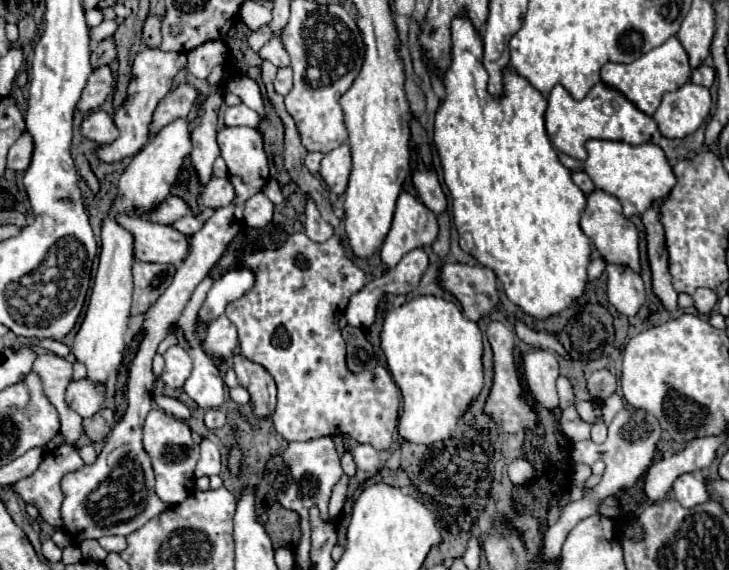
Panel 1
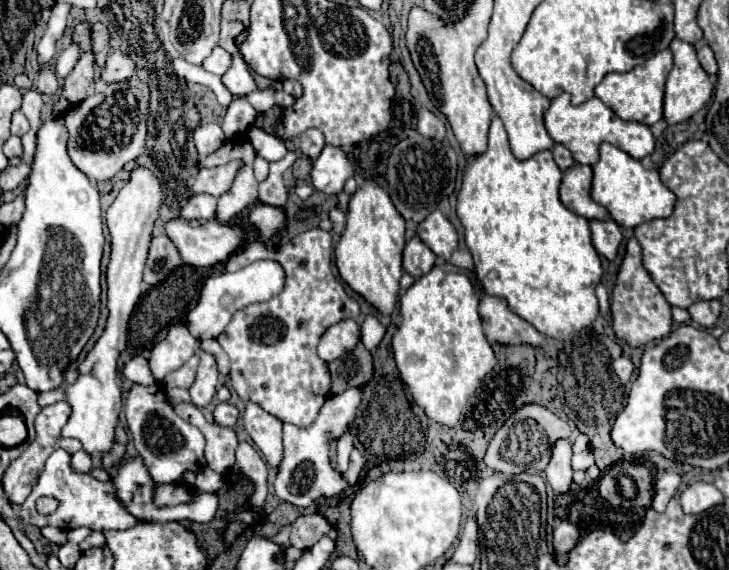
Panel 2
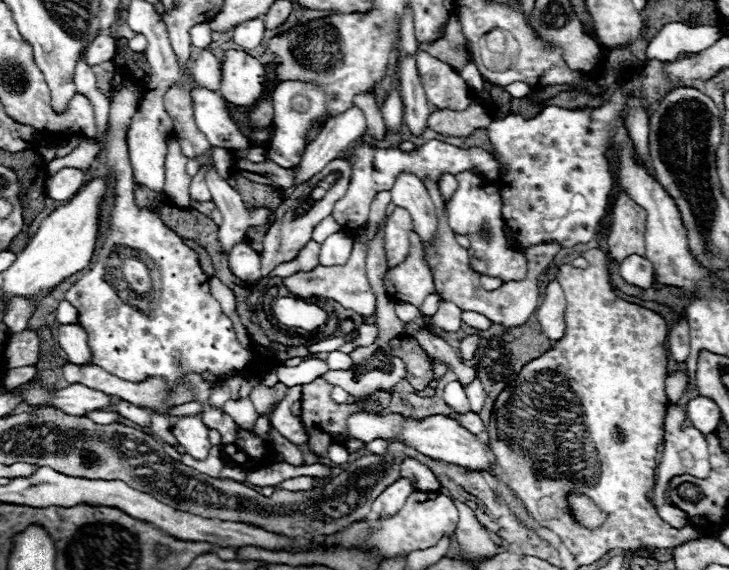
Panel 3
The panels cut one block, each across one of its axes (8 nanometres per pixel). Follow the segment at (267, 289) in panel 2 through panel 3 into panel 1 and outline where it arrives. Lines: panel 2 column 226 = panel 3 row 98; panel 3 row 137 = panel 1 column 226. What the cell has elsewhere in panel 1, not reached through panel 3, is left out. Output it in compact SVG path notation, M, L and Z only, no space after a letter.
M238 268L238 270L230 270L222 274L222 278L216 280L212 288L208 290L208 296L198 312L198 322L210 324L212 320L224 314L224 308L230 302L238 300L252 286L254 286L254 274L246 268Z

